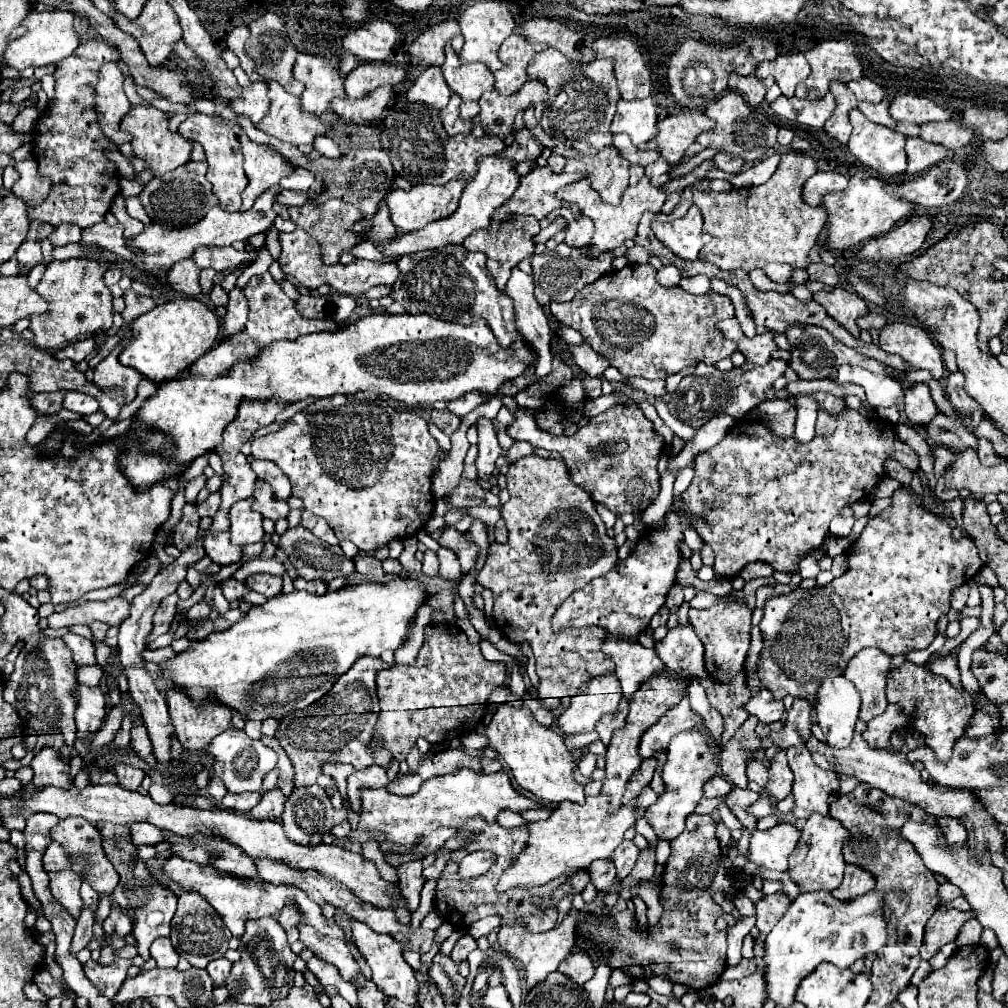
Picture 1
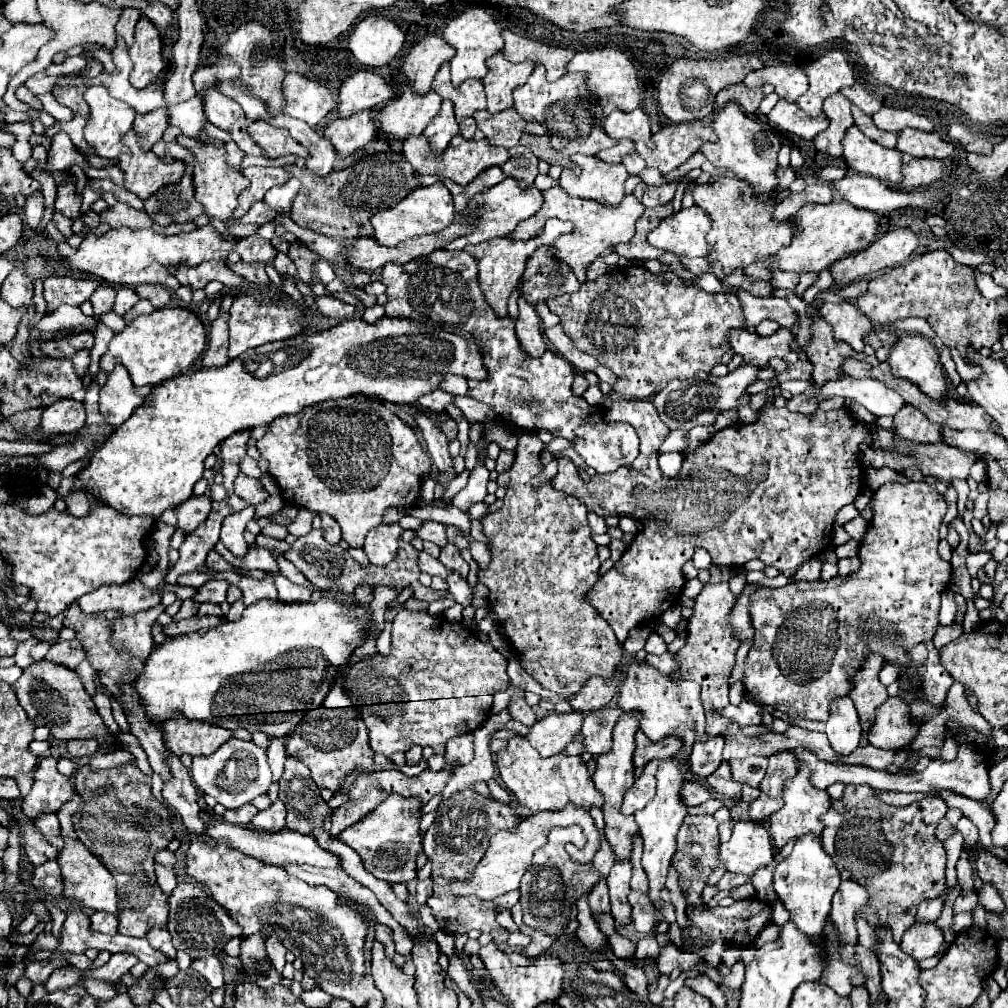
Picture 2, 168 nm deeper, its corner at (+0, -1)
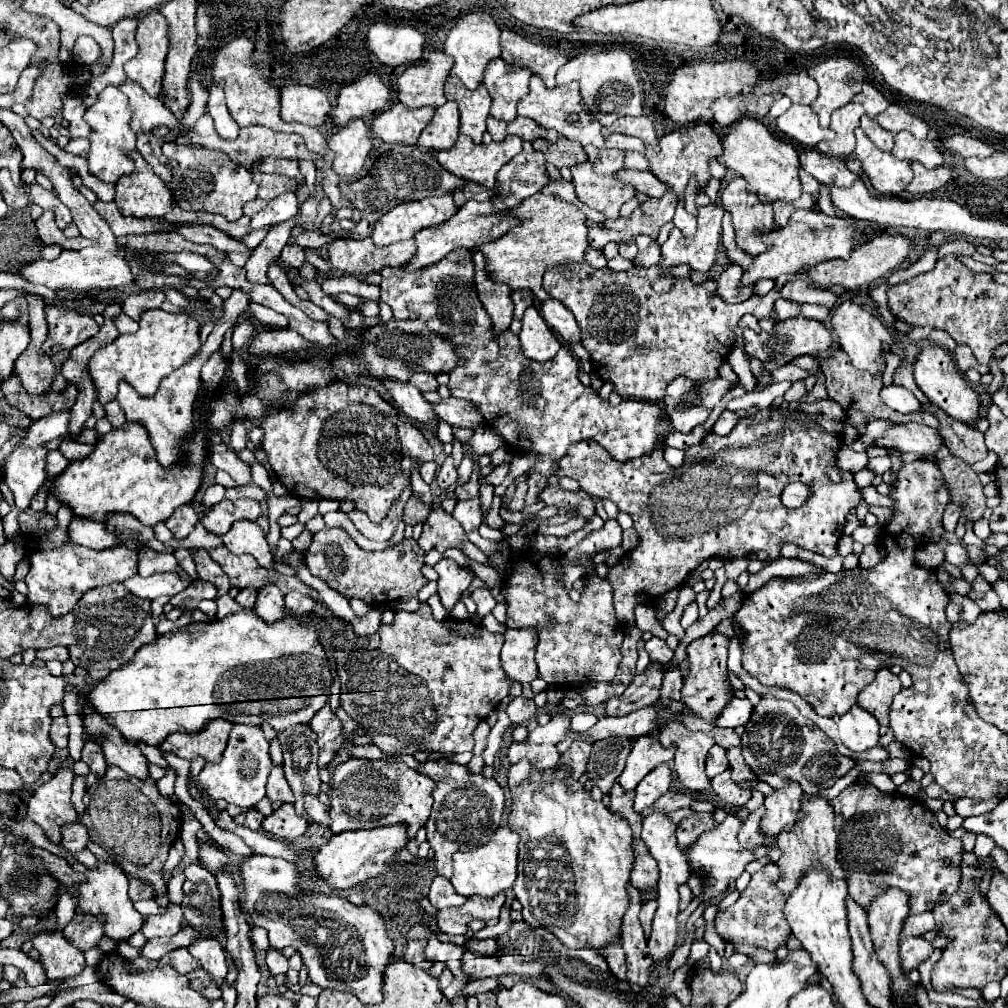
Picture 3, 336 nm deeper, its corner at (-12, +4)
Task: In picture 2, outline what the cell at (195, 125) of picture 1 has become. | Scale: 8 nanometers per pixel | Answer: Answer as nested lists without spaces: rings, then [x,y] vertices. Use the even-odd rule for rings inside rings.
[[[201,134],[199,138],[191,138],[191,136],[177,136],[177,142],[189,150],[193,150],[193,154],[197,156],[195,162],[195,198],[197,202],[201,202],[205,206],[205,214],[211,218],[219,218],[219,220],[229,220],[235,206],[237,206],[237,196],[241,194],[241,190],[245,190],[249,186],[249,180],[235,170],[233,166],[227,164],[227,150],[223,146],[223,140],[217,138],[209,138],[207,134]]]

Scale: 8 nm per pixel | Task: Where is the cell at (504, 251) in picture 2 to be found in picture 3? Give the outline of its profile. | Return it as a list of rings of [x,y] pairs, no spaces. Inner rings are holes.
[[[481,253],[473,255],[473,267],[475,267],[475,287],[479,301],[483,303],[485,311],[491,317],[493,335],[499,335],[509,329],[513,319],[513,305],[511,305],[511,289],[505,285],[495,285],[491,279],[487,279],[487,273],[483,273],[483,257]]]

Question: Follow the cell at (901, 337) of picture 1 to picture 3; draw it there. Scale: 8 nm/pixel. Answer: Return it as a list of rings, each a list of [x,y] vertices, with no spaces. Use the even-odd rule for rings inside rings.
[[[925,347],[919,353],[919,361],[915,361],[915,369],[913,369],[913,377],[919,385],[919,389],[927,395],[927,399],[937,405],[939,409],[943,409],[949,417],[959,419],[967,425],[973,425],[979,419],[979,397],[977,393],[967,385],[963,373],[957,369],[953,355],[949,351],[945,351],[943,347]]]

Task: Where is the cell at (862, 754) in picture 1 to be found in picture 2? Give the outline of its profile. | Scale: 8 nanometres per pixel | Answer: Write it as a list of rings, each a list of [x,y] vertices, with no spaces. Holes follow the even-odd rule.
[[[935,790],[935,794],[939,794],[949,808],[959,808],[963,812],[963,816],[969,818],[979,828],[979,842],[983,846],[987,846],[987,848],[995,846],[991,840],[991,832],[995,828],[995,816],[993,816],[991,806],[987,806],[985,802],[979,802],[979,800],[965,798],[951,790]]]

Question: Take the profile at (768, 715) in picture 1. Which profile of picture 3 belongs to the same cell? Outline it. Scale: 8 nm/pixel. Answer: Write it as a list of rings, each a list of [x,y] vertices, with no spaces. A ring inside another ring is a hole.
[[[733,697],[725,709],[719,713],[719,717],[715,719],[715,725],[717,727],[737,727],[737,725],[745,725],[751,717],[751,711],[753,711],[753,705],[749,699],[739,699],[739,697]]]

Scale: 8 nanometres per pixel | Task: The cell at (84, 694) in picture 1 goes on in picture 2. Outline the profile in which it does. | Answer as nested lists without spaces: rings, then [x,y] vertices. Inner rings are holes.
[[[95,738],[91,740],[71,740],[67,742],[67,750],[71,756],[75,758],[83,758],[83,756],[93,756],[93,752],[99,748],[99,742],[95,742]]]

